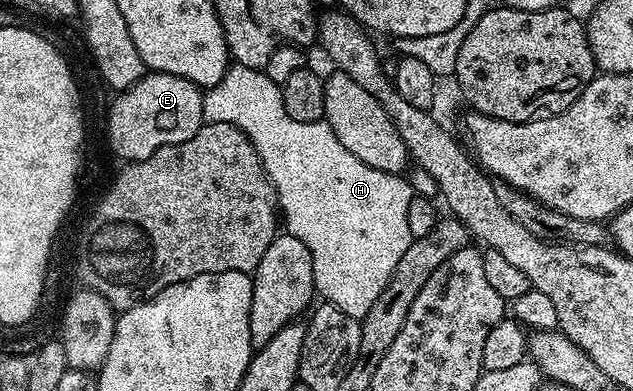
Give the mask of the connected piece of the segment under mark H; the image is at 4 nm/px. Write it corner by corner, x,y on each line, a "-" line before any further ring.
240,63
228,66
225,77
221,77
217,85
206,88
203,118
208,123
233,125
249,137
275,187
281,223
287,226
284,227
286,234
297,237
297,241
309,249
309,257
313,257
318,298
341,309
341,313
362,321
369,309
373,309
373,301
381,297
385,285
389,285
389,277
393,277
397,261
401,261
405,249
409,249
411,244
409,201
413,201
416,194
410,182
402,174
393,175
373,169
373,165
365,165
365,161
353,157
353,153
337,141
337,133
333,133
325,121
293,121
293,117
285,113
282,86
274,83
266,70
258,67
246,67

